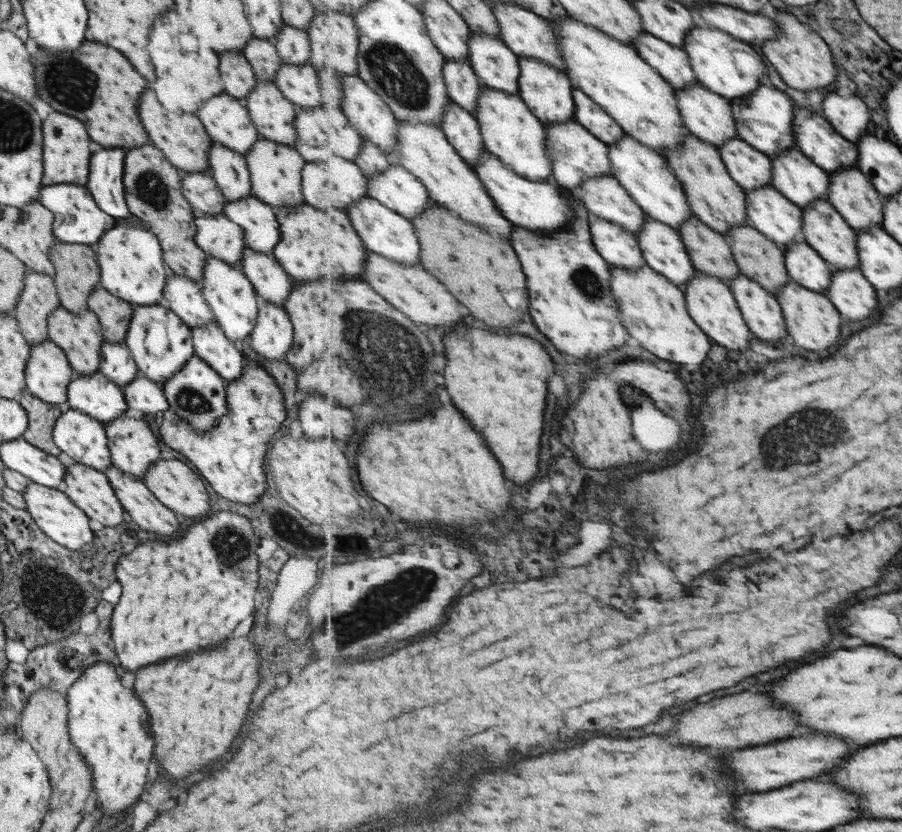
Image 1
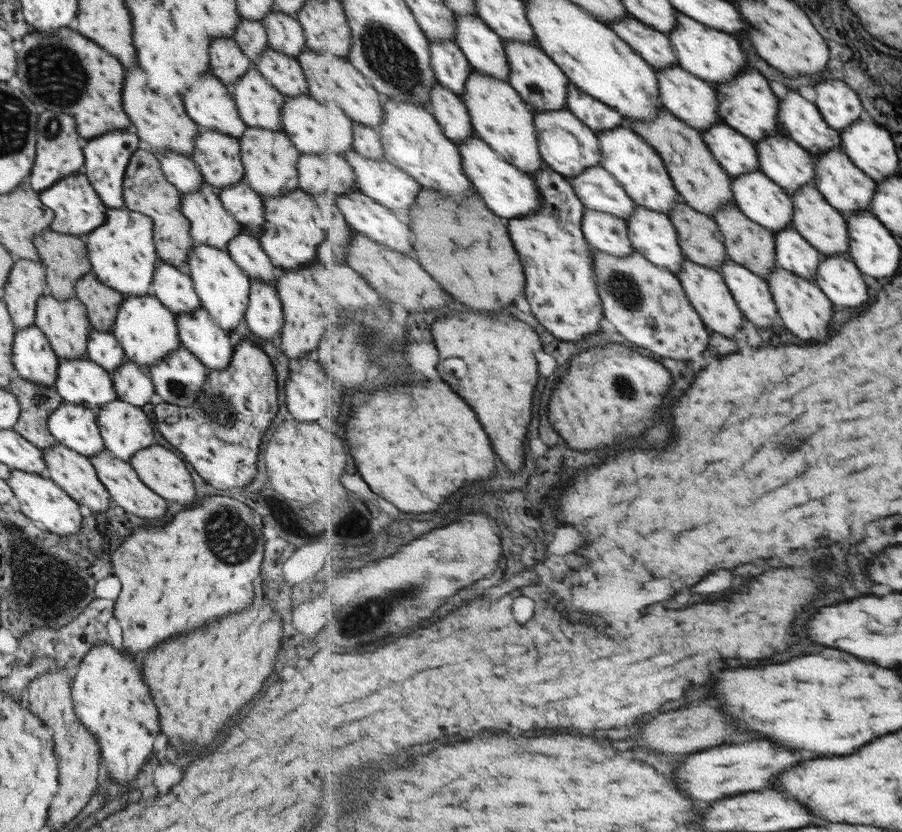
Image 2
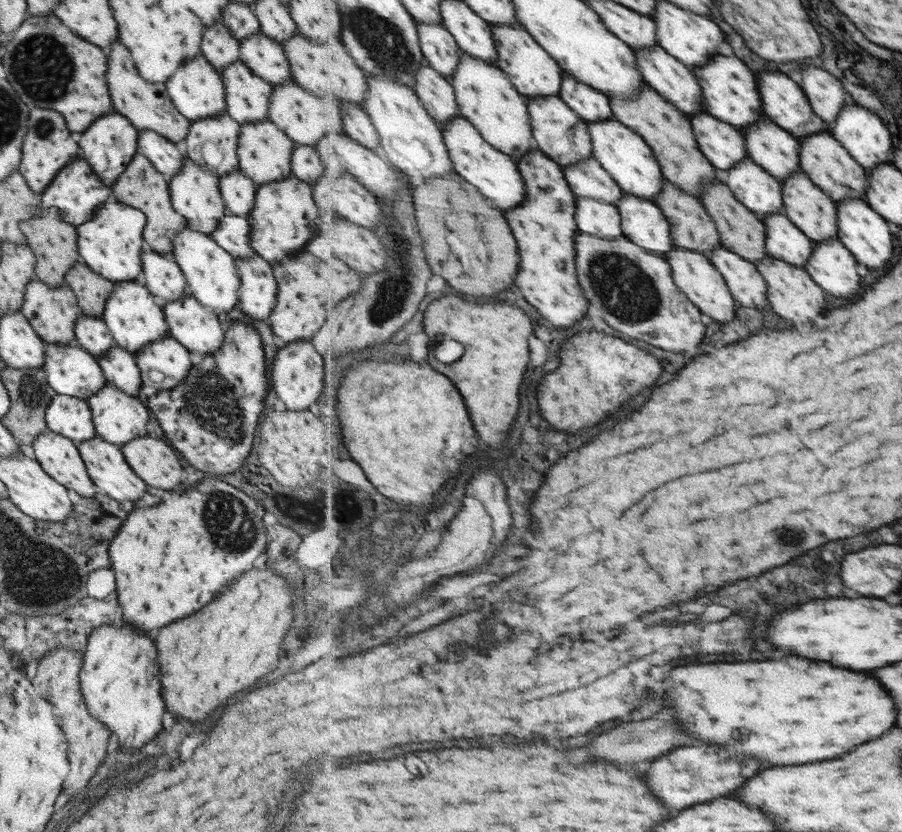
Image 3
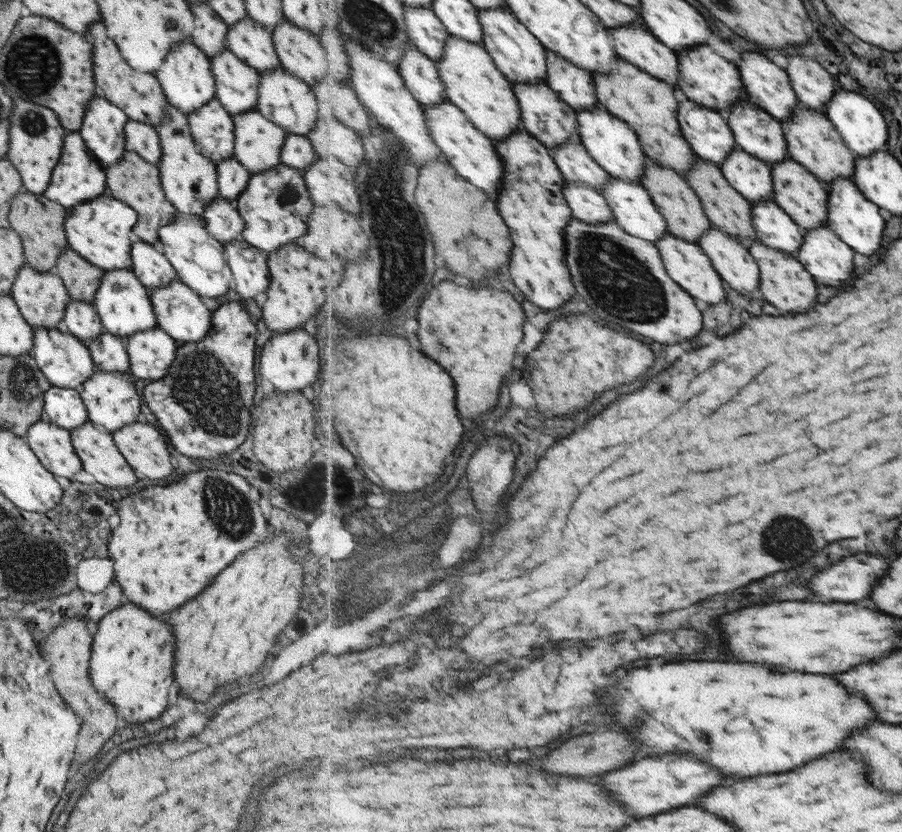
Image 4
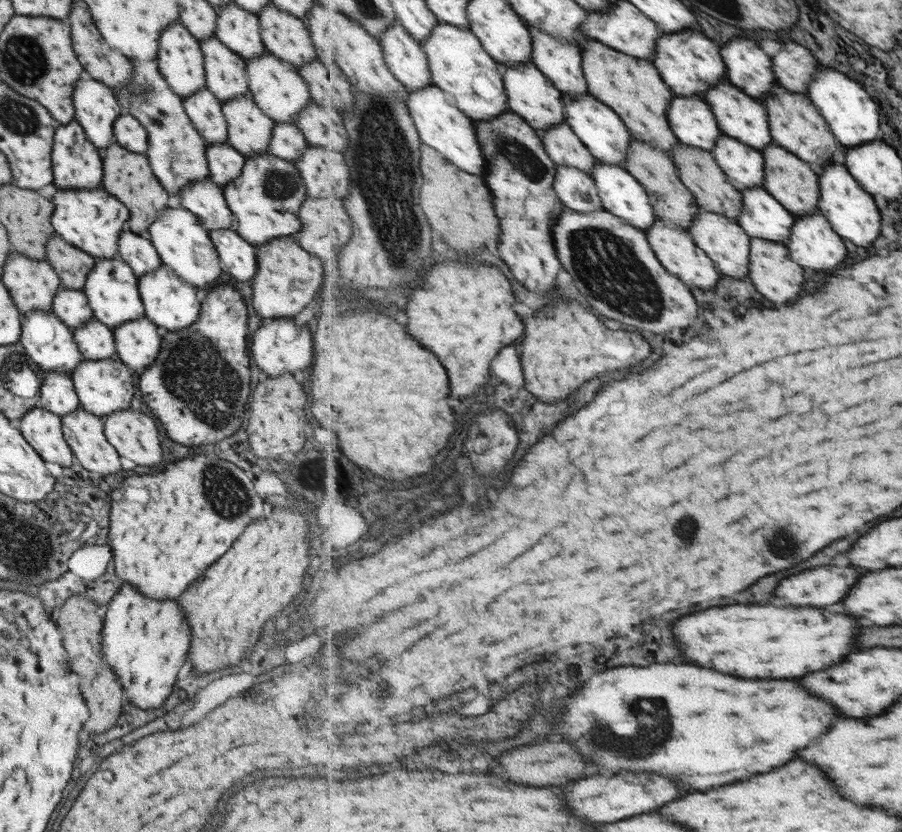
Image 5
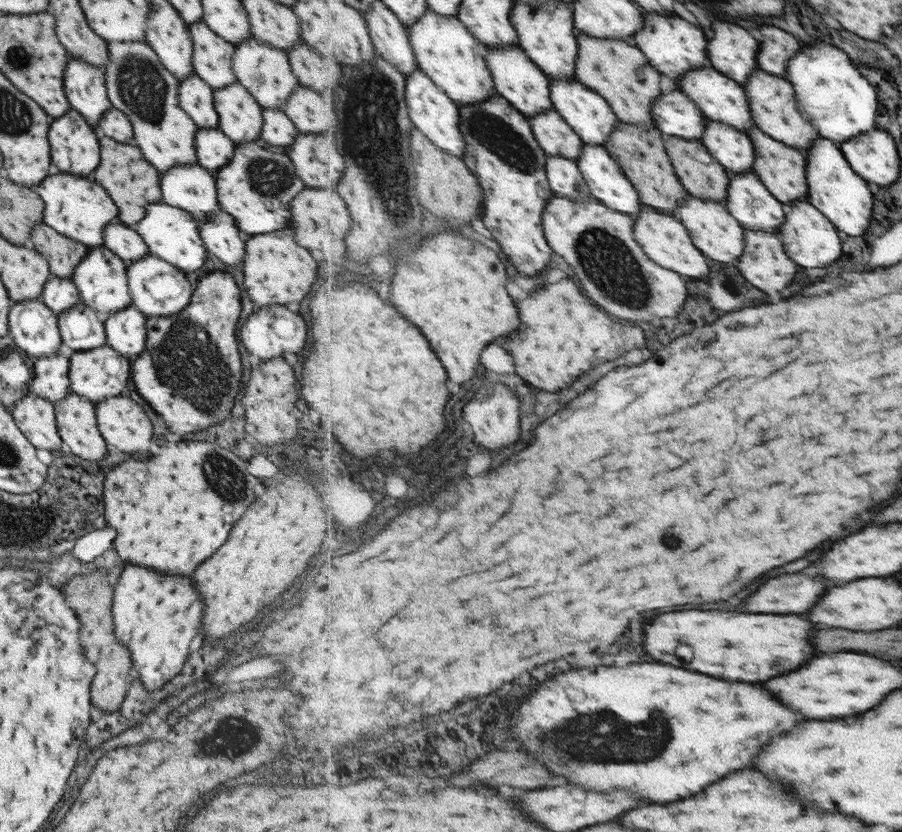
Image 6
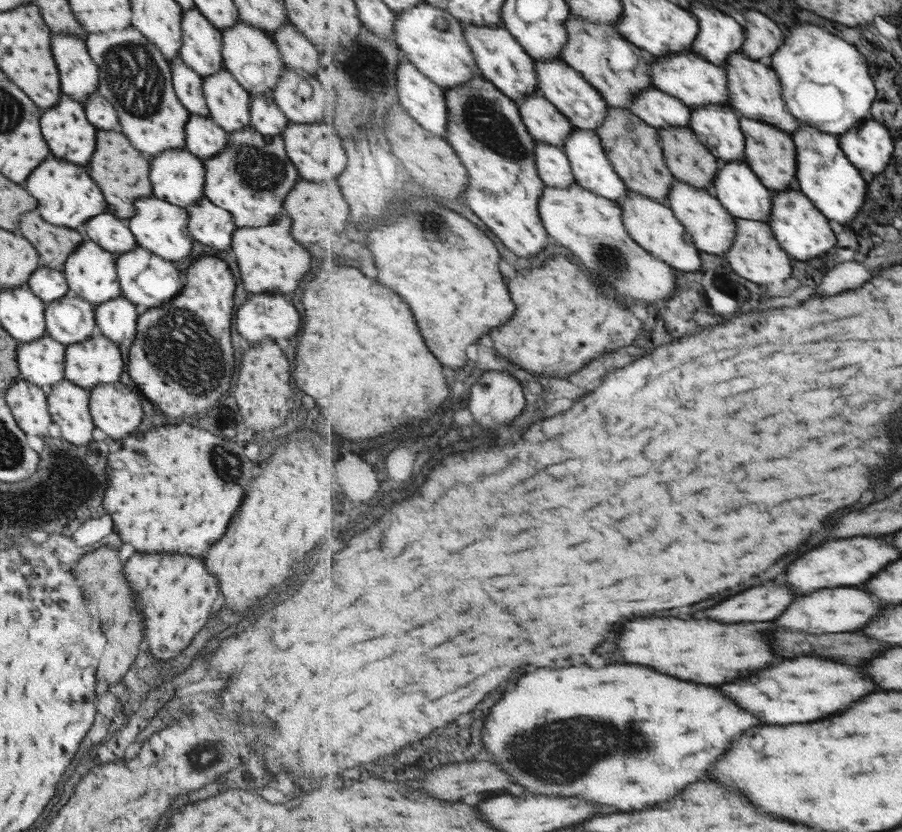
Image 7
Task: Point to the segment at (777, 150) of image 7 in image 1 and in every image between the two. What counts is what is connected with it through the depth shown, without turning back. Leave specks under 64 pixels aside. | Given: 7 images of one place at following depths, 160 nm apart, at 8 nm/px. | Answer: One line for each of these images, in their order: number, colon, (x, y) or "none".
1: (826, 229)
2: (824, 226)
3: (809, 207)
4: (804, 197)
5: (789, 179)
6: (783, 169)

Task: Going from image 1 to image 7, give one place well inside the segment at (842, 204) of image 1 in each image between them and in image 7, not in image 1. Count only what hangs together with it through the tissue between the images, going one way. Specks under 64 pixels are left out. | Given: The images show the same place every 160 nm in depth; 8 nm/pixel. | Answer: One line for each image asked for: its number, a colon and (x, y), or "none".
2: (849, 189)
3: (825, 159)
4: (814, 141)
5: (796, 124)
6: (772, 99)
7: (755, 89)

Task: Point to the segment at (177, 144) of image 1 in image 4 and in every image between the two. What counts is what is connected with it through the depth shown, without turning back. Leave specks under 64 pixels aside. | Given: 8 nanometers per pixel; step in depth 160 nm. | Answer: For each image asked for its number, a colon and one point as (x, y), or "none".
2: (160, 121)
3: (145, 105)
4: (140, 97)

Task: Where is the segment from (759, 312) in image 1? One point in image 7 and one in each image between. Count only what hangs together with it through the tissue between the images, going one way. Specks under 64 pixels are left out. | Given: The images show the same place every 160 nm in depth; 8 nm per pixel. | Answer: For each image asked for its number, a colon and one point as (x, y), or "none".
2: (752, 292)
3: (746, 282)
4: (733, 260)
5: (725, 241)
6: (714, 229)
7: (714, 229)

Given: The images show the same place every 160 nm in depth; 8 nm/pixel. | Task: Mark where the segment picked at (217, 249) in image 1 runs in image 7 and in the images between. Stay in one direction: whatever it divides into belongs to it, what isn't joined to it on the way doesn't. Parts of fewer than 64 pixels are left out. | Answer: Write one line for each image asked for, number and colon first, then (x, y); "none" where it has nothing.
2: (210, 224)
3: (193, 190)
4: (188, 179)
5: (175, 152)
6: (137, 84)
7: (134, 78)

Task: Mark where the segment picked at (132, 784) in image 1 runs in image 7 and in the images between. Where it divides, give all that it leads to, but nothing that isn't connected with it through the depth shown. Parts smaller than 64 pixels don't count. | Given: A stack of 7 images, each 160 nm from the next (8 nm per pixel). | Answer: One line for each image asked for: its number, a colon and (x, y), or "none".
2: (108, 695)
3: (119, 679)
4: (131, 659)
5: (144, 640)
6: (156, 616)
7: (175, 592)

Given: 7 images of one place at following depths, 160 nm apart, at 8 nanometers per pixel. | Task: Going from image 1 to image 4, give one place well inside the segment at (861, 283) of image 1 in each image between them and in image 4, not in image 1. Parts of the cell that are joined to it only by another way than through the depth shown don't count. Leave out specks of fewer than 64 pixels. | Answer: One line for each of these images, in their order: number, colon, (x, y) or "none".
2: (838, 275)
3: (832, 266)
4: (824, 254)

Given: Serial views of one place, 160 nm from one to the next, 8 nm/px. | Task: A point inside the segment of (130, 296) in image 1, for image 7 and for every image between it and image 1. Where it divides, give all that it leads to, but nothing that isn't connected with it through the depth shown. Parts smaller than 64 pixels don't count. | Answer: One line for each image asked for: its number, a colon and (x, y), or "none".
2: (120, 250)
3: (110, 243)
4: (99, 231)
5: (90, 220)
6: (77, 208)
7: (66, 196)

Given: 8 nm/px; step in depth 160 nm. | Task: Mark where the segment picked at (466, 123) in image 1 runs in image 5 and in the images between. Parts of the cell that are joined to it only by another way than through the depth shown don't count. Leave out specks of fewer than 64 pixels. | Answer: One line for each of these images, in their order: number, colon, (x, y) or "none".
2: (449, 109)
3: (439, 97)
4: (421, 74)
5: (405, 57)

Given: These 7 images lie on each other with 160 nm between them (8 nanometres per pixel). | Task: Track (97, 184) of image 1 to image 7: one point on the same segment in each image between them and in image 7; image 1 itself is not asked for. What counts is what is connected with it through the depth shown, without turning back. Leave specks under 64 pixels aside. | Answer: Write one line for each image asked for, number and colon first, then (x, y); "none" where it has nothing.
2: (105, 157)
3: (107, 145)
4: (101, 129)
5: (95, 107)
6: (83, 84)
7: (77, 74)

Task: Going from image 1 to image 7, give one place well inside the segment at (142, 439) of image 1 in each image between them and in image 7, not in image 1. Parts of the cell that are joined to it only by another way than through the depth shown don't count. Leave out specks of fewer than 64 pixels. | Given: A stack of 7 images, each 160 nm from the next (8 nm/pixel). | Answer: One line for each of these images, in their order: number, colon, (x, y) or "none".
2: (124, 428)
3: (117, 417)
4: (110, 400)
5: (101, 386)
6: (102, 372)
7: (96, 360)

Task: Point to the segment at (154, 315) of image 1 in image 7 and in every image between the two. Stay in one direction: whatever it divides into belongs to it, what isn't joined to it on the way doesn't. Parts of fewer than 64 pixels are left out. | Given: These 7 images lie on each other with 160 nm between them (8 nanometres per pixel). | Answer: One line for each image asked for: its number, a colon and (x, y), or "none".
2: (146, 331)
3: (134, 318)
4: (121, 303)
5: (110, 287)
6: (99, 277)
7: (89, 271)

